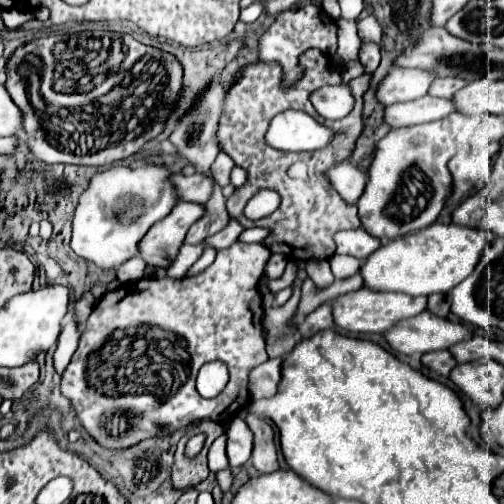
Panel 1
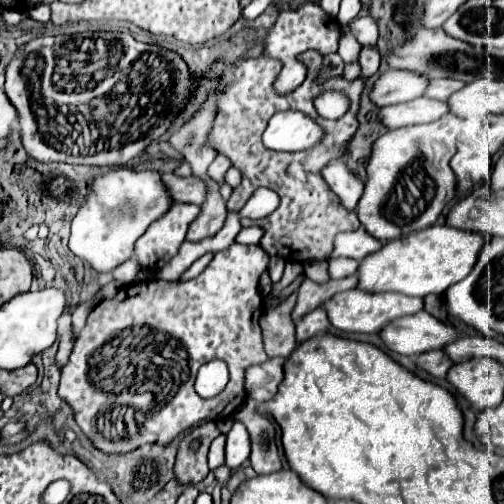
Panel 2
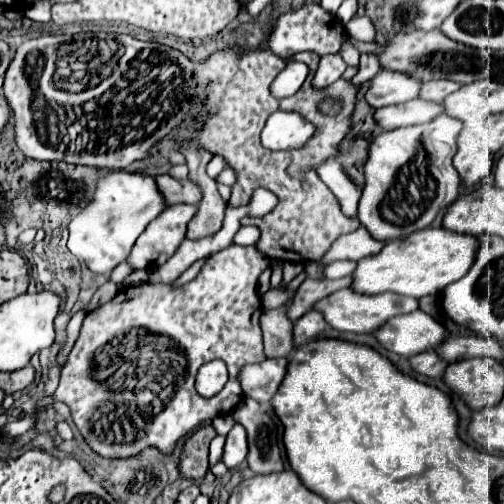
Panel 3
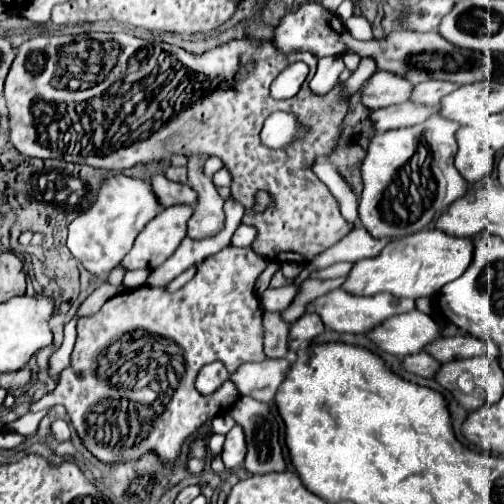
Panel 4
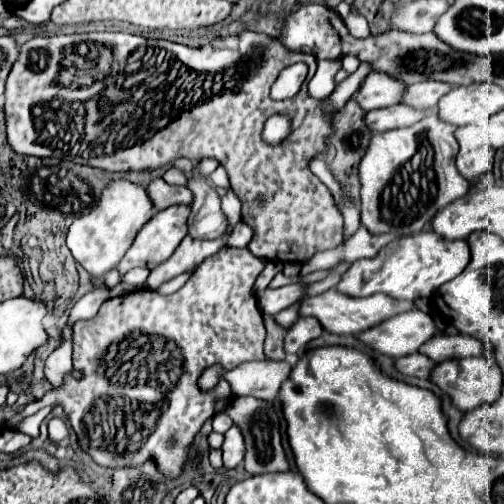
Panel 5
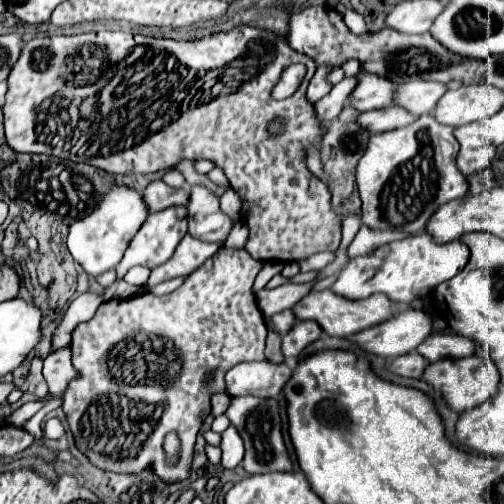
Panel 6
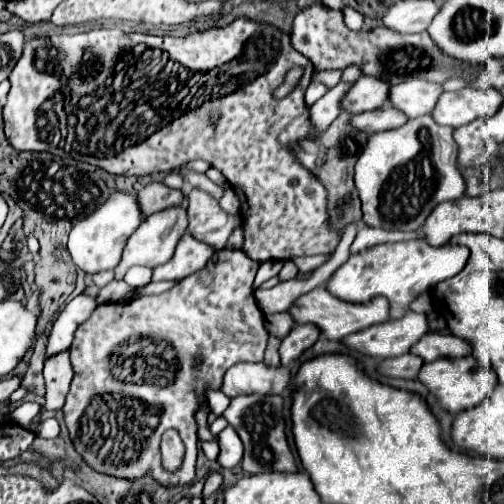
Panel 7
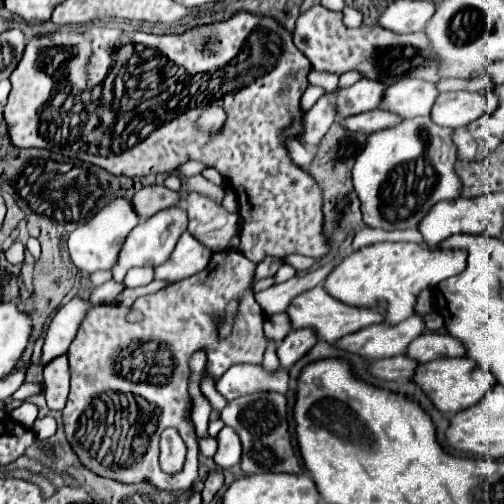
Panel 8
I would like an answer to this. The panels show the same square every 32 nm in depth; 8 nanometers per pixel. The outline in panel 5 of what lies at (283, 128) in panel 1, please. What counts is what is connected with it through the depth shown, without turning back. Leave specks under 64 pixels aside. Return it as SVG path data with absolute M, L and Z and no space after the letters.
M278 114L278 116L272 116L266 126L264 126L264 138L270 142L270 144L278 144L280 140L284 140L284 136L290 134L290 120L288 116L284 114Z

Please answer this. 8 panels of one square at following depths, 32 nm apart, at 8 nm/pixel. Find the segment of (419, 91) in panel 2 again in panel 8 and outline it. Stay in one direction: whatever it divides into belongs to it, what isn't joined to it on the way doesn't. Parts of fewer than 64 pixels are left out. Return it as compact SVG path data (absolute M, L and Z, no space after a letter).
M358 80L350 88L340 88L336 92L336 116L352 116L360 112L368 112L378 108L380 96L384 96L384 84L376 84L376 80Z

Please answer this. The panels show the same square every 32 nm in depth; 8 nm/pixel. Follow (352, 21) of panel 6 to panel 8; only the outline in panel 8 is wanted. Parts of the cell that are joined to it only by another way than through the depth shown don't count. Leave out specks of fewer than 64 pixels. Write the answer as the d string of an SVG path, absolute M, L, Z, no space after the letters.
M344 8L342 10L342 22L348 26L348 28L358 28L362 24L362 14L354 8Z

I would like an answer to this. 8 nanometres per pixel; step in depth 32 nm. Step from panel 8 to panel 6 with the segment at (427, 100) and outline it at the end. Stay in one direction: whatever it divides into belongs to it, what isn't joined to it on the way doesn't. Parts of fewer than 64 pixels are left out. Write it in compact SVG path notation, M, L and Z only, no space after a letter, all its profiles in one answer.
M424 80L402 82L394 92L394 104L408 110L414 116L422 116L422 114L430 114L436 108L444 92L446 86L436 82L424 82Z

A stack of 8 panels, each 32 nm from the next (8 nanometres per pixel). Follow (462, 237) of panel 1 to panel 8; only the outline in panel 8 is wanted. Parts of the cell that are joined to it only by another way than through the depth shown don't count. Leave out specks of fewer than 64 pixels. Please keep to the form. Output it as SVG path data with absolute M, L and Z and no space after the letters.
M384 242L370 244L360 250L352 250L324 280L324 290L334 296L338 302L356 306L356 308L376 308L382 306L386 312L386 324L398 324L416 312L418 294L424 288L436 286L438 282L460 274L466 268L466 252L444 252L444 250L426 250L416 244Z

